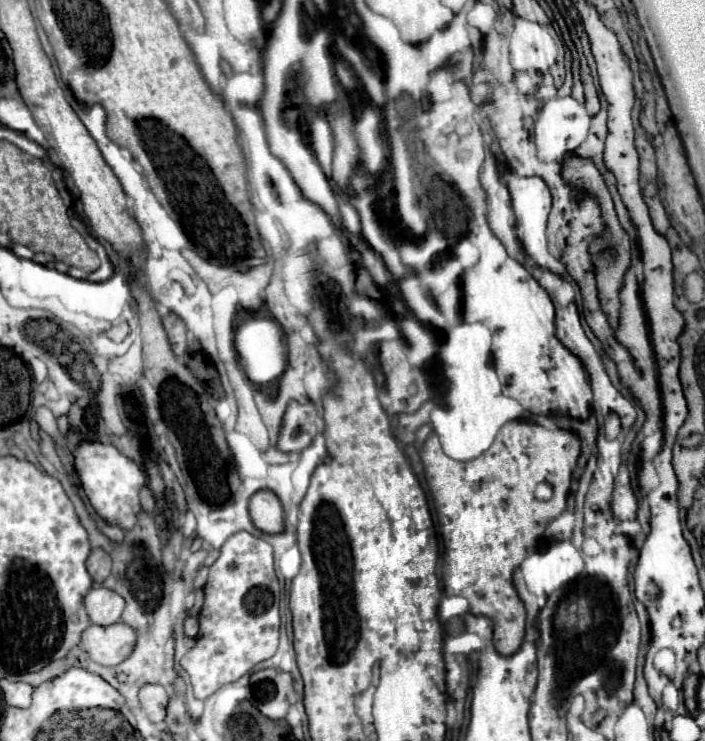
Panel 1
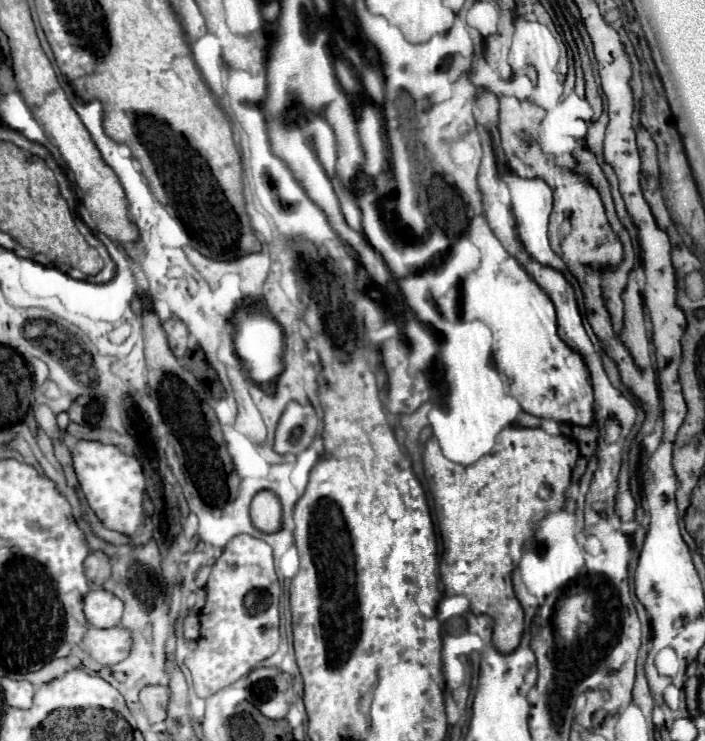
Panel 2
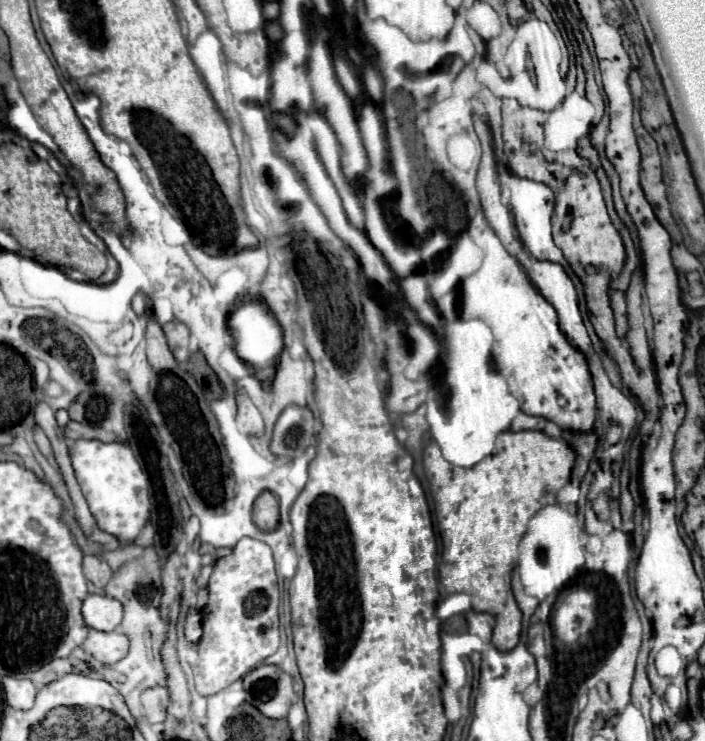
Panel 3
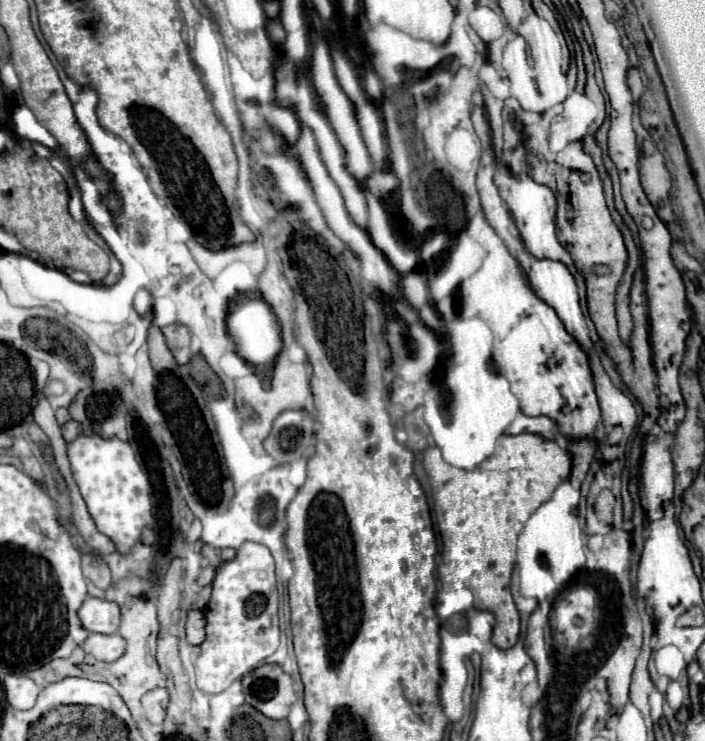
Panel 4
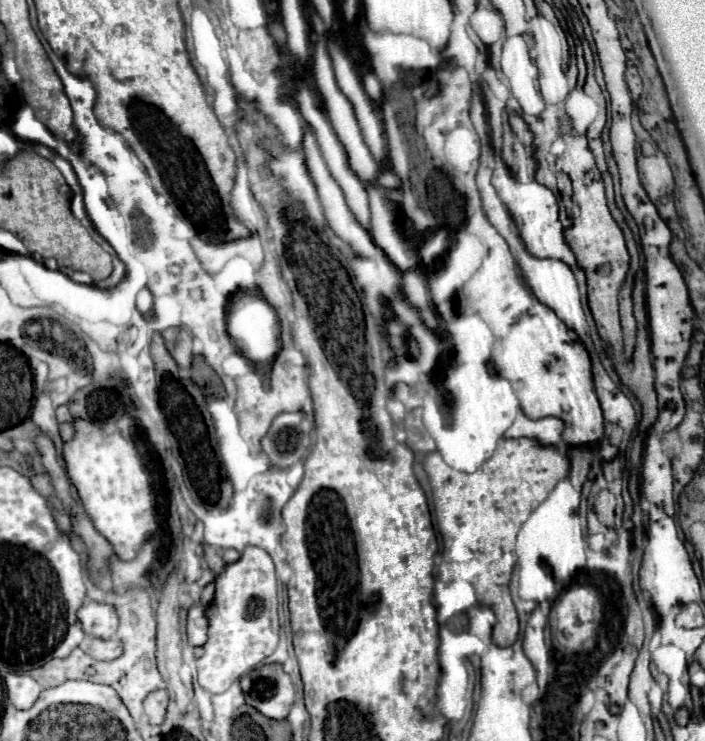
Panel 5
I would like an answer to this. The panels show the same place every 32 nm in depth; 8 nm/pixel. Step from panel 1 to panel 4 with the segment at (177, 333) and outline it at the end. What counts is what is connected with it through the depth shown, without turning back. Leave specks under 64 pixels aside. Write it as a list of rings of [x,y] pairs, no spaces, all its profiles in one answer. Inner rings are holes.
[[[166,326],[162,332],[164,332],[168,348],[172,350],[178,364],[186,366],[190,362],[190,356],[192,356],[188,350],[190,348],[190,332],[184,326]]]

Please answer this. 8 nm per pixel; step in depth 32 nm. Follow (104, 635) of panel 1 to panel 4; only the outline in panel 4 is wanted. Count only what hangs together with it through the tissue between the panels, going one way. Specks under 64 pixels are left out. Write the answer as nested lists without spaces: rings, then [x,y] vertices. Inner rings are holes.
[[[90,634],[88,640],[84,642],[84,650],[102,662],[114,662],[116,658],[120,658],[124,654],[124,648],[126,648],[124,640],[116,634],[114,636]]]

